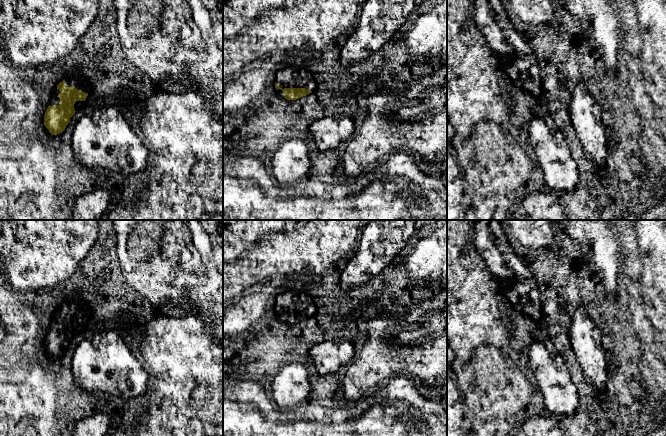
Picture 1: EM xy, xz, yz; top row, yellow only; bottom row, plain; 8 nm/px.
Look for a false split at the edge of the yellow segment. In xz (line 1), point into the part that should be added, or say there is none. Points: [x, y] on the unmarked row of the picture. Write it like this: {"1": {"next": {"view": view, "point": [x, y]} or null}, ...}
{"1": {"next": {"view": "xz", "point": [293, 301]}}}

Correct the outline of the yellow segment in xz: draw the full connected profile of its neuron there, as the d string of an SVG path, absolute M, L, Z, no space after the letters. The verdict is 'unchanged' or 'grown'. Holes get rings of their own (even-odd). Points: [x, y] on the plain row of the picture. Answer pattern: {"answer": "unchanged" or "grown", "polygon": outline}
{"answer": "grown", "polygon": "M302 290L280 294L275 301L275 312L280 322L296 324L312 317L316 306L311 296Z"}

